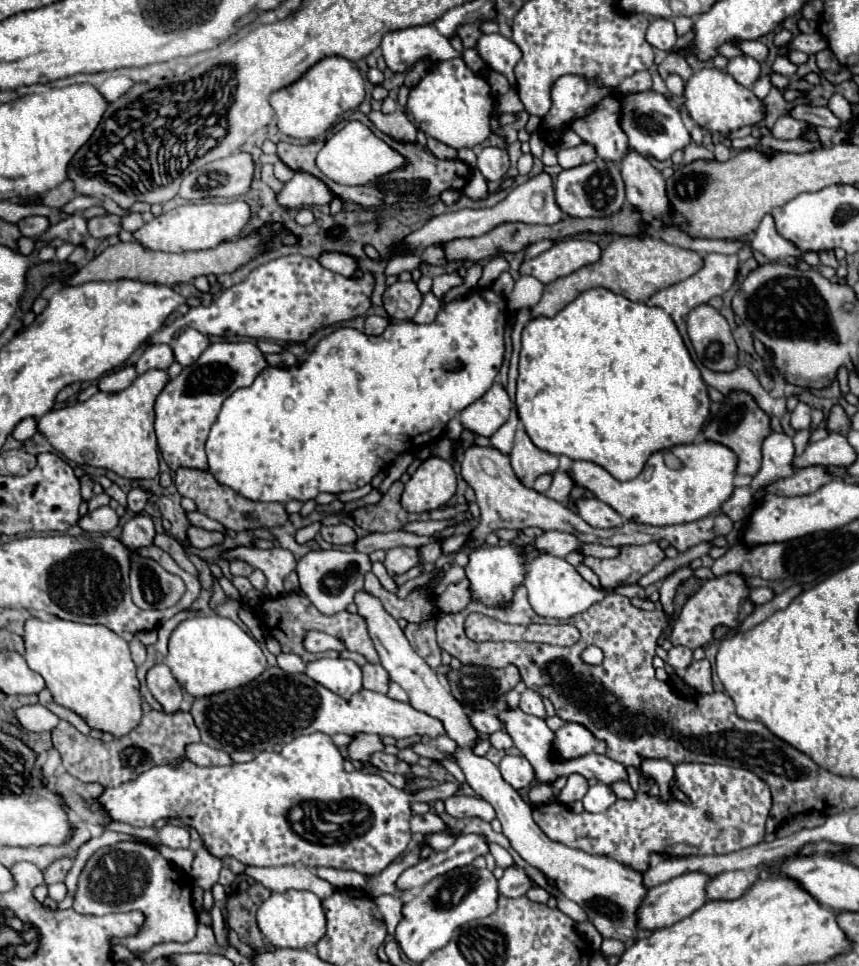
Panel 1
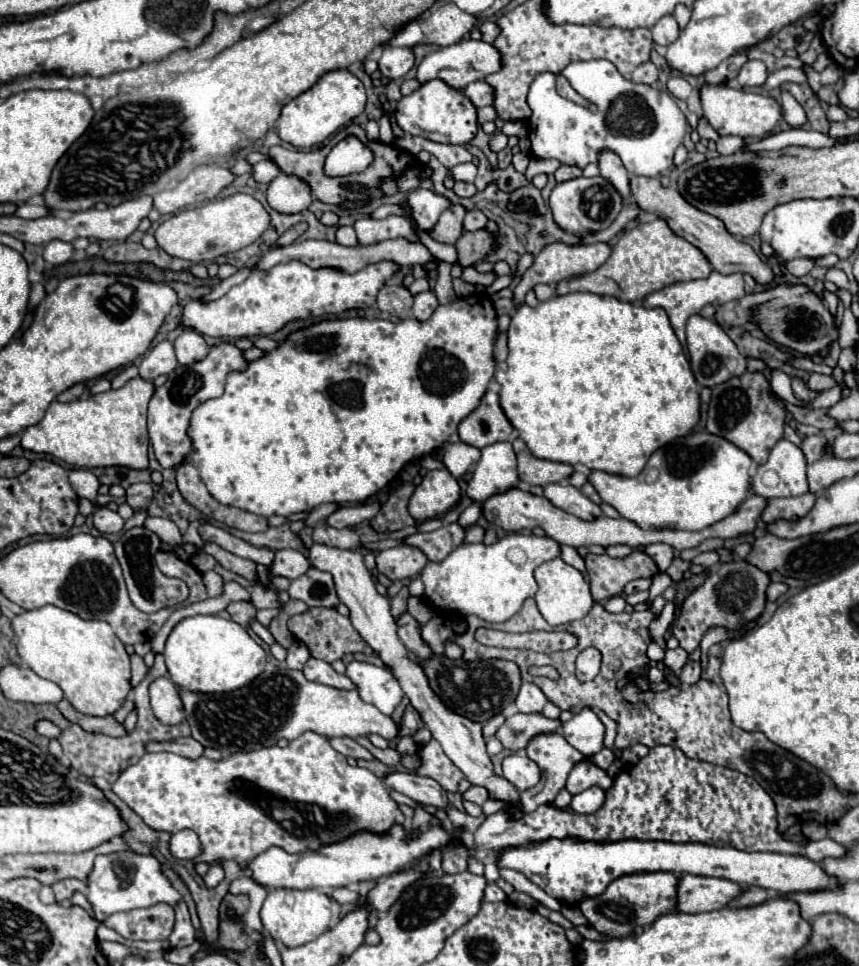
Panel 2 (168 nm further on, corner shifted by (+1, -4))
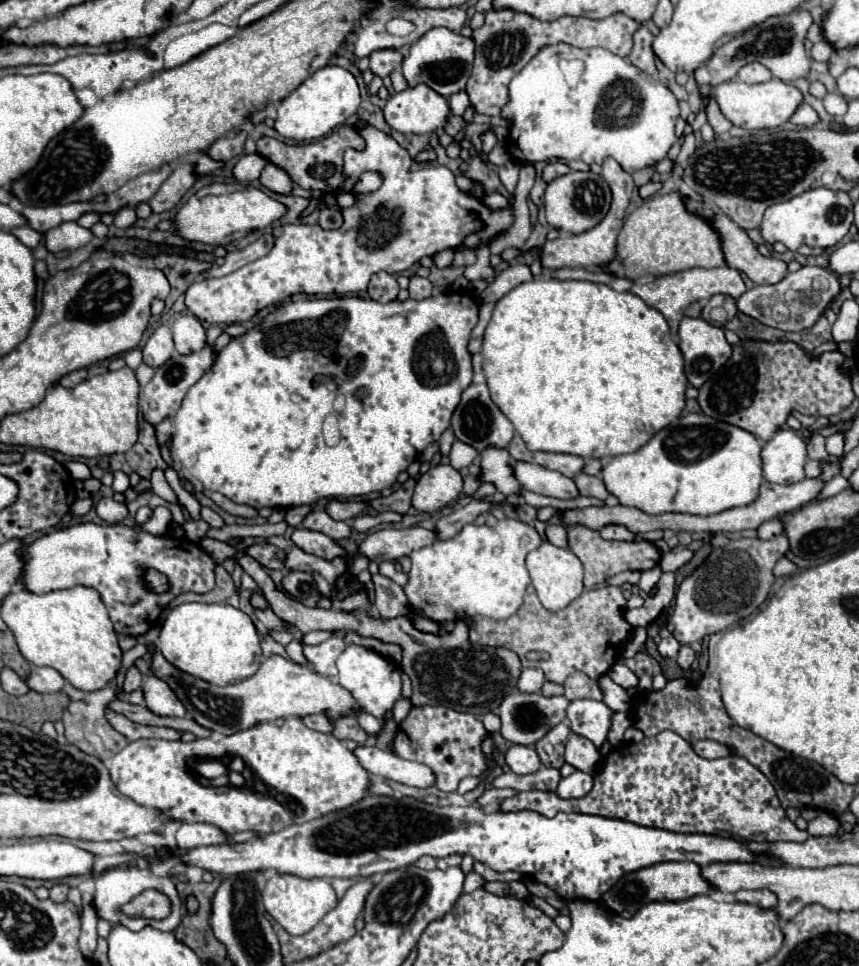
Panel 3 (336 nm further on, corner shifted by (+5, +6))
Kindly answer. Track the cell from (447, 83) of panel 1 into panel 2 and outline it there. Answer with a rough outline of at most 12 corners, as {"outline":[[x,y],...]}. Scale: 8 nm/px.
{"outline":[[430,80],[404,96],[396,120],[408,134],[470,144],[476,106],[464,90]]}

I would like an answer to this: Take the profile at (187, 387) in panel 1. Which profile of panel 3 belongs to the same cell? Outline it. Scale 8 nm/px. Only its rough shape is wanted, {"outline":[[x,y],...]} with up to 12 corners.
{"outline":[[210,346],[174,352],[142,388],[150,424],[174,416],[216,356]]}

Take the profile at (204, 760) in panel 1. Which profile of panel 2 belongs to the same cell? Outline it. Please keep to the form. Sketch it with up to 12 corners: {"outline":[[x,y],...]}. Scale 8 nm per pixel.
{"outline":[[178,738],[162,744],[148,744],[148,752],[174,752],[196,760],[204,746],[194,738]]}

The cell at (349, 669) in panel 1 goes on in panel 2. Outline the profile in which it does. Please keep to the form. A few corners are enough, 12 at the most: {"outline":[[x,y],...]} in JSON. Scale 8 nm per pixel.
{"outline":[[310,658],[302,672],[308,680],[354,690],[346,674],[328,662]]}

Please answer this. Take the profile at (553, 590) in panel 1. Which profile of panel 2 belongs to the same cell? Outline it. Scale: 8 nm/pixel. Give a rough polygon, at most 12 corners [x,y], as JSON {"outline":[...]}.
{"outline":[[562,558],[534,570],[536,606],[552,626],[594,606],[584,576]]}

